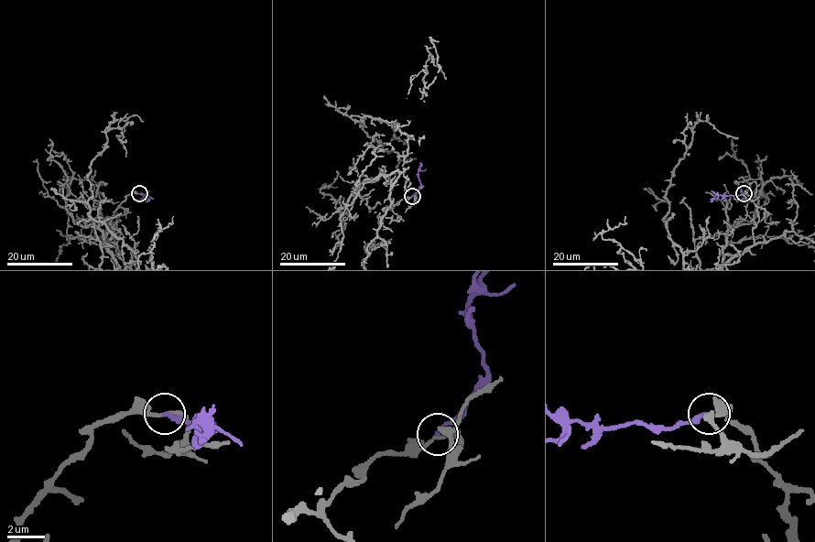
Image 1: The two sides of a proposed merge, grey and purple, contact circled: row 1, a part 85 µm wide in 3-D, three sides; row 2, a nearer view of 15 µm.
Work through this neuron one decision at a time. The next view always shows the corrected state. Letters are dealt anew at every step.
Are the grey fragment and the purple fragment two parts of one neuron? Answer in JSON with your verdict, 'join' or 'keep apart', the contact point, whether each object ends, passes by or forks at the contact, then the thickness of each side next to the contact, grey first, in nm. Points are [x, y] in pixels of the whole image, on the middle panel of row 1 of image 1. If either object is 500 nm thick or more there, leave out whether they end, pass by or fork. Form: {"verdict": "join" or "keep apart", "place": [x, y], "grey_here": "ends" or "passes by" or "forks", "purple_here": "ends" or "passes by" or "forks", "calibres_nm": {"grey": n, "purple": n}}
{"verdict": "join", "place": [412, 196], "grey_here": "passes by", "purple_here": "ends", "calibres_nm": {"grey": 190, "purple": 190}}

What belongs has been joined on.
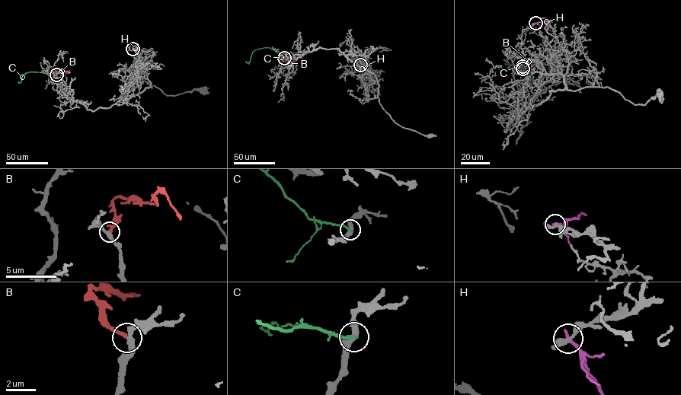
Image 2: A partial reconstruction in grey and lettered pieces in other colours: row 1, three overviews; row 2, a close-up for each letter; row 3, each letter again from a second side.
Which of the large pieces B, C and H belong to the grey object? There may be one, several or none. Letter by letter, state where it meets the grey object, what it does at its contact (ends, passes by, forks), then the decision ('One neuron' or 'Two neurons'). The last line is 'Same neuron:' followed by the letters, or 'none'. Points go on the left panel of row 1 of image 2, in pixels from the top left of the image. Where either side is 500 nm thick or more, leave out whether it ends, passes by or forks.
B: Touches grey at (56, 74). It passes by. One neuron
C: Touches grey at (56, 74). It ends there. Two neurons
H: Touches grey at (132, 49). It ends there. Two neurons
Same neuron: B

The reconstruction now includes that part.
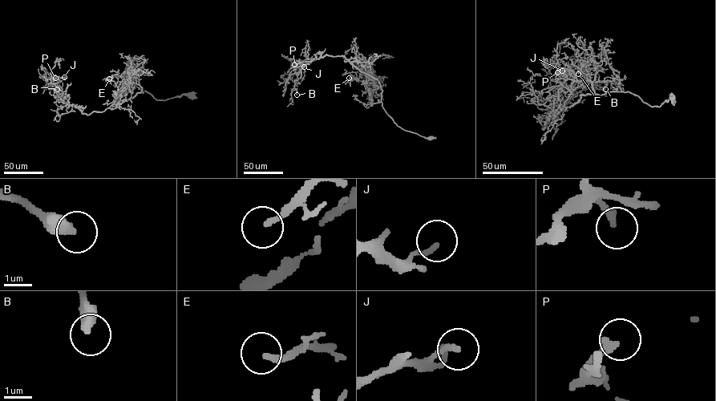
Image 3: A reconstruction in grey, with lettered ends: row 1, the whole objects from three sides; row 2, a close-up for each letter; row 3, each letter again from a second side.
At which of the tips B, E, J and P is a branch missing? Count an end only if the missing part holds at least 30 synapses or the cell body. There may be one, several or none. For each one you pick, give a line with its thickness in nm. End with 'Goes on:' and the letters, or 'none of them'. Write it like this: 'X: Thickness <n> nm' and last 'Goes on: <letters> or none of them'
B: Thickness 440 nm
E: Thickness 200 nm
P: Thickness 280 nm
Goes on: B, E, P

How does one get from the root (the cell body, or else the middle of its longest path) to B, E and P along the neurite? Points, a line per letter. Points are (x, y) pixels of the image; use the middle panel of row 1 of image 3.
B: (430, 138), (398, 127), (382, 107), (378, 81), (343, 56), (326, 54), (307, 63), (297, 76), (297, 95)
E: (430, 138), (397, 125), (382, 107), (380, 86), (349, 78)
P: (430, 138), (398, 127), (382, 107), (378, 81), (361, 71), (344, 56), (326, 54), (293, 68), (294, 64)

